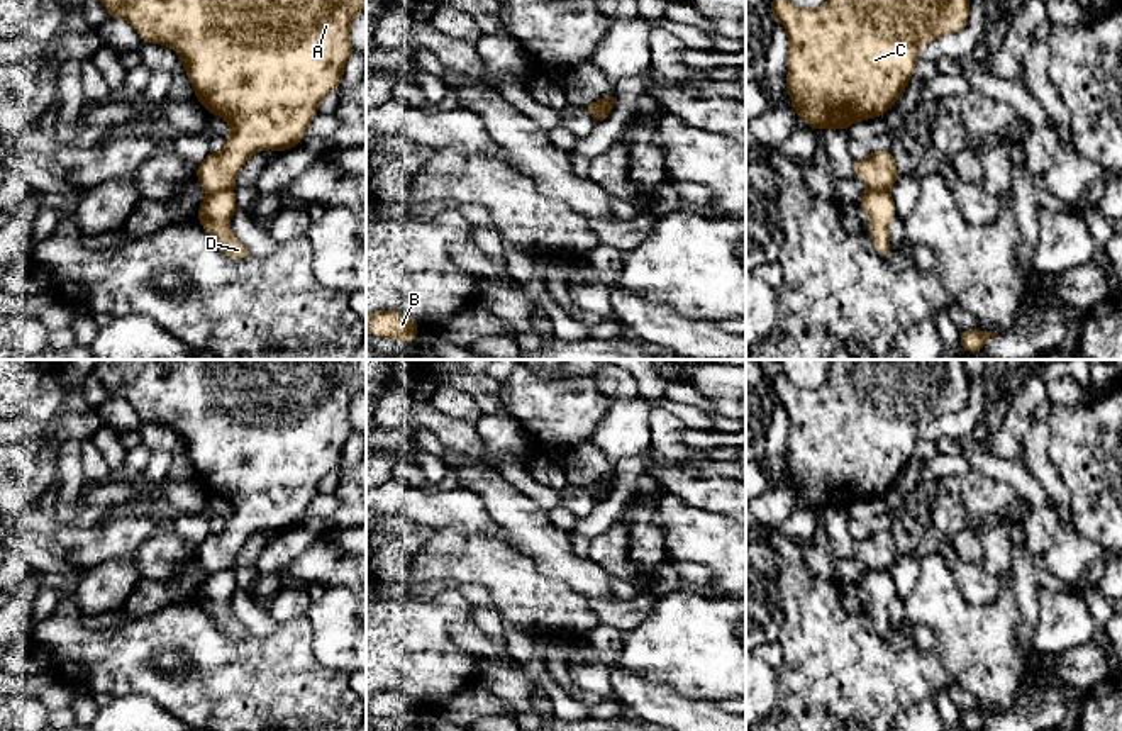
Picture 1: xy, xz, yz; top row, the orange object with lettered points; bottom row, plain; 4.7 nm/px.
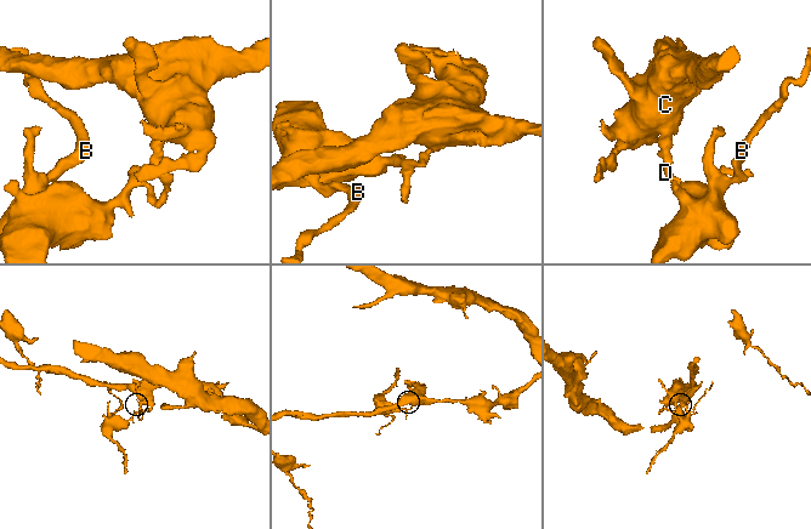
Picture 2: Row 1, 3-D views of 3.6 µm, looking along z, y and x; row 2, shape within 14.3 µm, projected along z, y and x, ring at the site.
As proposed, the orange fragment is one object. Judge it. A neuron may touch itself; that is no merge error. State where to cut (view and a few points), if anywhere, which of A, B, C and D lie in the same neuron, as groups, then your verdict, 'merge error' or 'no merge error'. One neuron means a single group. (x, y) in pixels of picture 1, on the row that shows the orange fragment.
xy (231, 187), (209, 194) | A C / B D | merge error

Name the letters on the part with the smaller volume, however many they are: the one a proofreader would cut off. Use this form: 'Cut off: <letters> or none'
Cut off: B, D

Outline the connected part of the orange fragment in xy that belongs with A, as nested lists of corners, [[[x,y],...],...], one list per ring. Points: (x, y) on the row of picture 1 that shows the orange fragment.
[[[100,0],[108,17],[127,20],[144,42],[176,51],[192,80],[195,97],[215,117],[229,122],[231,136],[220,153],[210,153],[197,170],[208,193],[231,190],[242,165],[264,149],[286,151],[305,137],[320,100],[339,88],[353,53],[351,22],[366,0]]]

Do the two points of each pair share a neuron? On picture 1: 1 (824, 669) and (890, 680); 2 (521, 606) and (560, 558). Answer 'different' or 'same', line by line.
1: same
2: different

